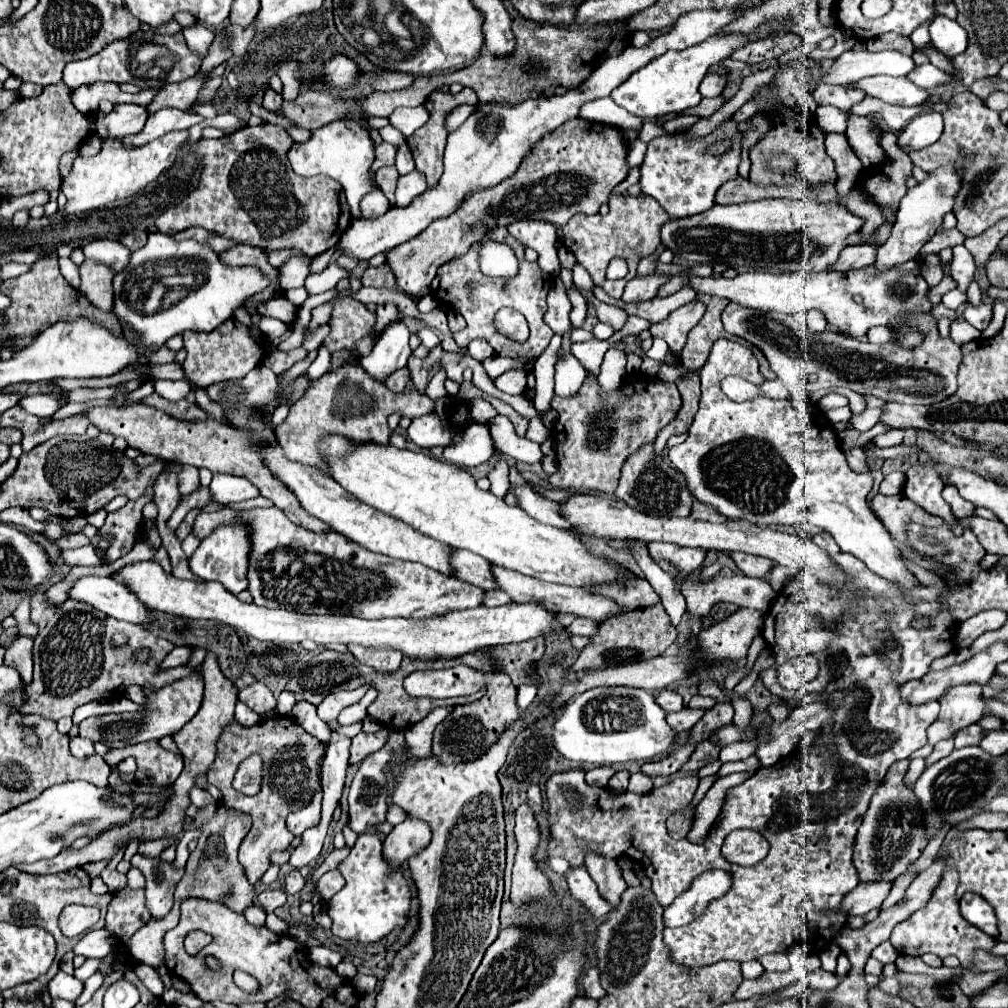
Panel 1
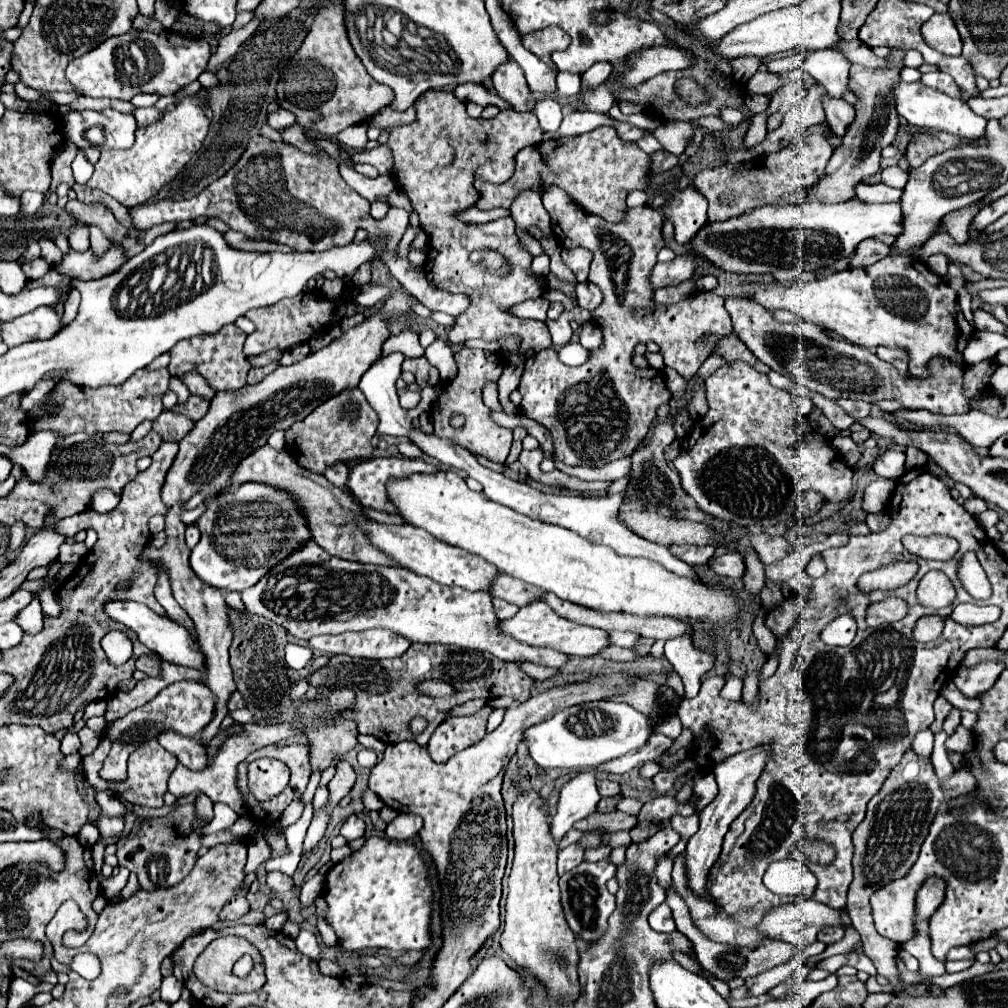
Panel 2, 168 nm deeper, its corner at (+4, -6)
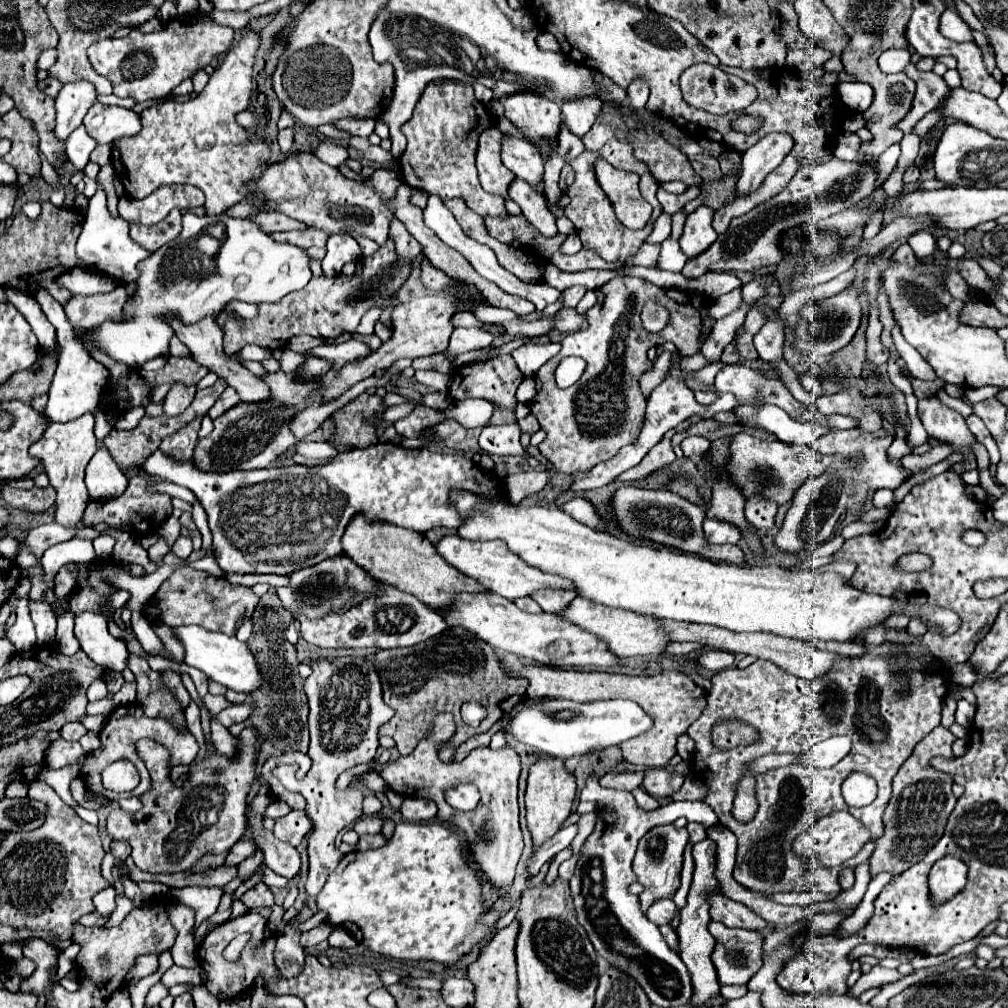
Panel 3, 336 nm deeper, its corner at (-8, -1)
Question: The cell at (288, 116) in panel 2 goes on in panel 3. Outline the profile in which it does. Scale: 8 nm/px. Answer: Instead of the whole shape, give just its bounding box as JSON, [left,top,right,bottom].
[277,129,293,155]

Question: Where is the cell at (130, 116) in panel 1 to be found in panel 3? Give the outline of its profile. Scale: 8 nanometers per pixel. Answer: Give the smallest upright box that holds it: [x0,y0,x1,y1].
[85,103,141,143]

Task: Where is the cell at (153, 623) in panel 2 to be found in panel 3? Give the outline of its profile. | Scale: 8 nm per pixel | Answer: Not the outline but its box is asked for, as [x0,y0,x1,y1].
[175,625,263,695]

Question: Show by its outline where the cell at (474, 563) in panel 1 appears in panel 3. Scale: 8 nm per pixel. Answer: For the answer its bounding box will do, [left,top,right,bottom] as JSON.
[533,591,577,613]

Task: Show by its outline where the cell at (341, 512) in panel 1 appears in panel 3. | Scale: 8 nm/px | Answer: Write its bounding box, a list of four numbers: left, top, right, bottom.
[437,535,575,601]

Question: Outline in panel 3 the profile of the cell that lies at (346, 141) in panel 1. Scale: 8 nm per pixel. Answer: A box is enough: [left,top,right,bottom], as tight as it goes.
[323,235,361,275]

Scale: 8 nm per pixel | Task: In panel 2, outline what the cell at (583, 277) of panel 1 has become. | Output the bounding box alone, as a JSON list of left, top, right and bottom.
[561,247,593,282]

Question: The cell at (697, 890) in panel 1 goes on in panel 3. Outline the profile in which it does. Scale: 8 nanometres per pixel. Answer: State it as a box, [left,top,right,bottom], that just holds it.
[645,897,677,925]

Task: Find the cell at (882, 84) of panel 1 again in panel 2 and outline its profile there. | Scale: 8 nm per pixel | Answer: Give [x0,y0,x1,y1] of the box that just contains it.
[889,80,987,138]

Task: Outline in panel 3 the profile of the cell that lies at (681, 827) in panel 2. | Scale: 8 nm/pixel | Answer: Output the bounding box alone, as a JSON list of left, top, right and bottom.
[709,921,763,985]

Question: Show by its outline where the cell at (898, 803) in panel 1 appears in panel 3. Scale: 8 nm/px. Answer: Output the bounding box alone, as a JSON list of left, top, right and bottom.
[871,727,955,877]

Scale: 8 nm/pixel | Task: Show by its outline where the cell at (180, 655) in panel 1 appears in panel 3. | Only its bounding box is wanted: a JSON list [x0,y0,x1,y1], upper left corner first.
[75,613,127,671]

